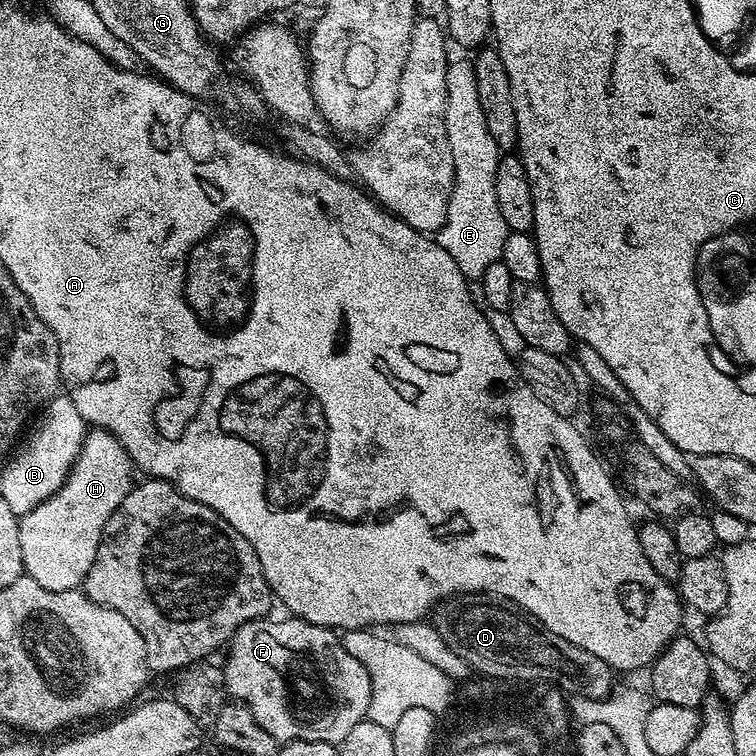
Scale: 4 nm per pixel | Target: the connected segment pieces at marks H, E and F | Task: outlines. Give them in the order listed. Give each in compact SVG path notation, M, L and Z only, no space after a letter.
M89 431L84 437L84 445L76 459L76 465L68 475L68 481L49 500L19 517L22 562L27 576L34 578L38 586L46 586L46 590L70 592L79 589L98 554L106 522L134 487L132 472L134 473L134 465L131 458L109 432Z
M453 59L448 66L448 73L446 74L446 138L450 138L450 154L454 154L454 190L450 194L450 206L446 210L446 222L440 227L439 232L435 233L434 238L440 243L442 250L446 250L446 254L450 254L450 258L454 258L454 262L458 262L458 270L462 270L462 274L467 276L469 281L476 282L479 281L482 274L486 274L486 269L489 266L501 263L503 247L506 246L509 231L506 222L502 222L502 214L498 211L498 194L494 190L494 178L502 153L494 142L490 129L486 127L486 118L482 115L482 106L478 103L478 86L474 82L474 70L467 59L465 61Z
M261 618L246 622L235 632L227 645L228 661L222 667L229 697L245 704L252 711L258 724L276 740L305 740L330 742L339 746L369 715L372 702L372 677L361 657L351 653L333 629L323 628L299 618L268 620Z

